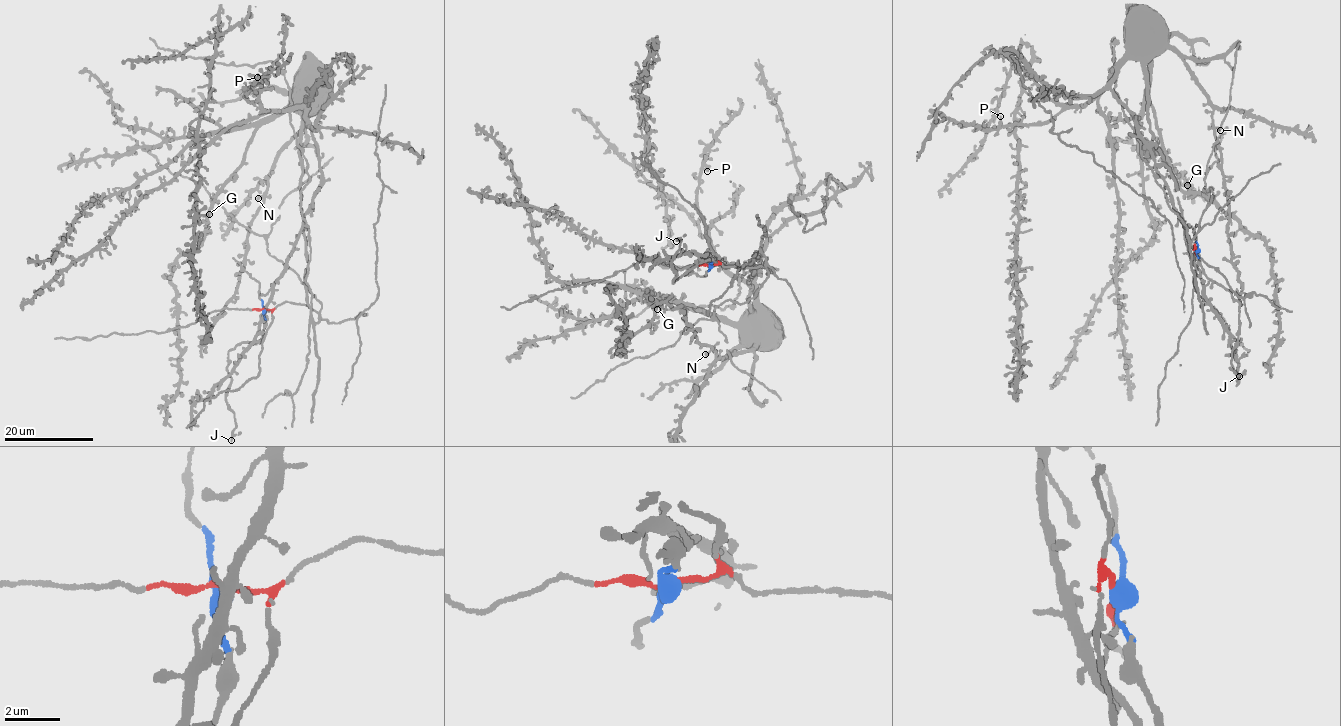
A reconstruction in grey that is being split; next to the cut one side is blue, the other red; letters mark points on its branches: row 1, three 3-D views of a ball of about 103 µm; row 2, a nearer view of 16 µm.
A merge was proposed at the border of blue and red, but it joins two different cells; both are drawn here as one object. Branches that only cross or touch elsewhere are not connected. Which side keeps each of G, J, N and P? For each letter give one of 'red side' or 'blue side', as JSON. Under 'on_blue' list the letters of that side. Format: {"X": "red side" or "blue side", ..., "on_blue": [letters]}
{"G": "red side", "J": "blue side", "N": "red side", "P": "red side", "on_blue": ["J"]}

